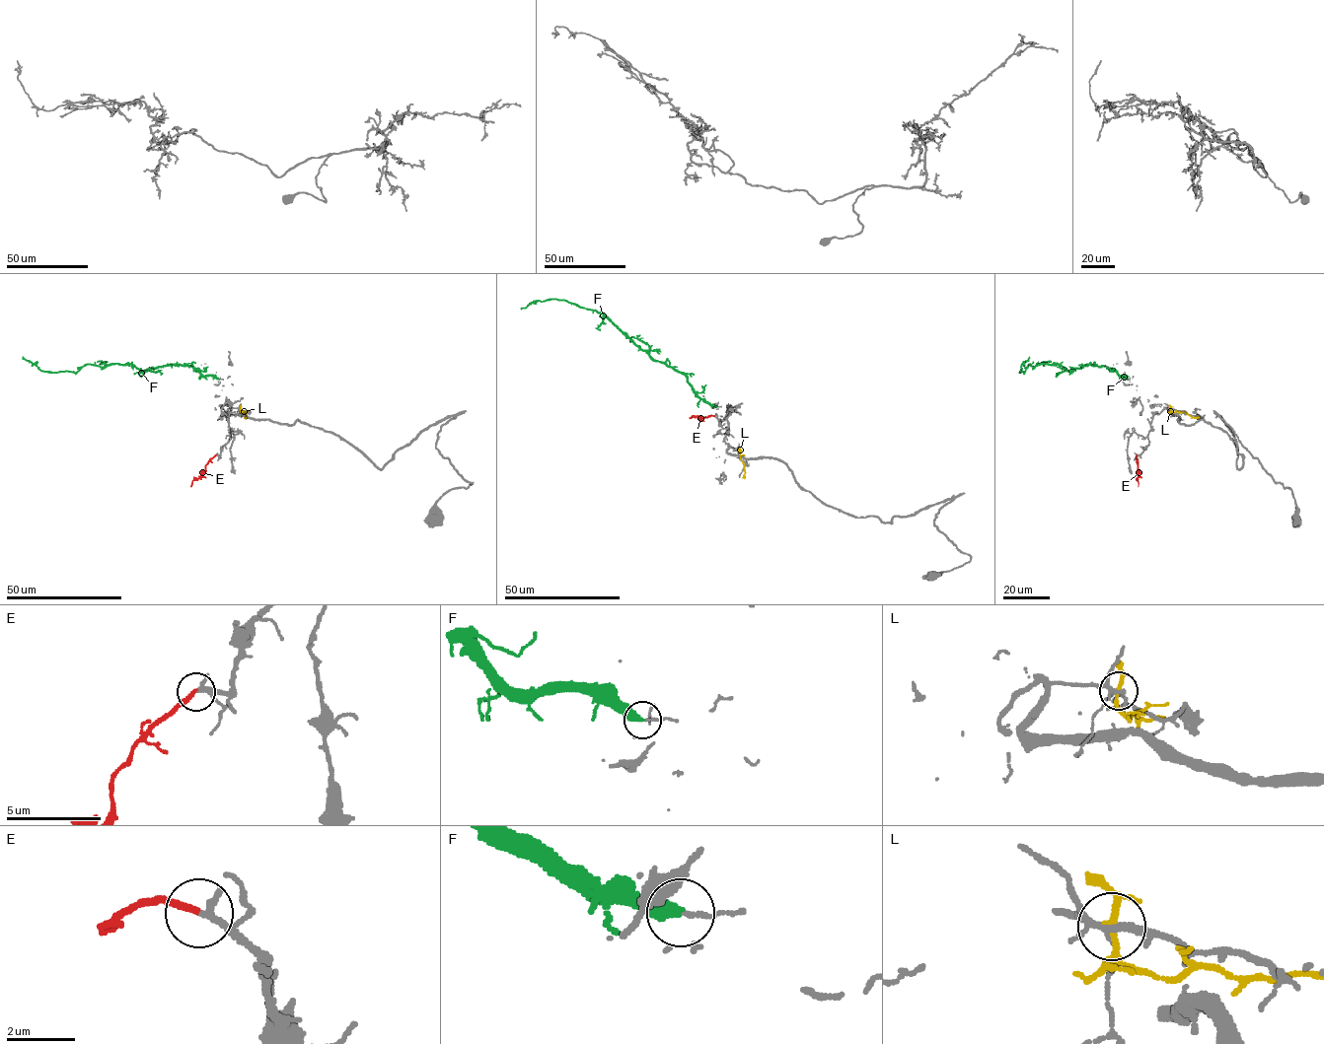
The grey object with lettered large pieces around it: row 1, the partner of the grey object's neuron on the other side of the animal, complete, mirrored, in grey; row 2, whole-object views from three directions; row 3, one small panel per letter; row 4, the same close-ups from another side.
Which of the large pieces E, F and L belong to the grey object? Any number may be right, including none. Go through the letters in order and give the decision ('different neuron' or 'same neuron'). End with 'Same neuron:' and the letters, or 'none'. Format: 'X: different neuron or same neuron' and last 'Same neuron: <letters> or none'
E: same neuron
F: different neuron
L: different neuron
Same neuron: E

